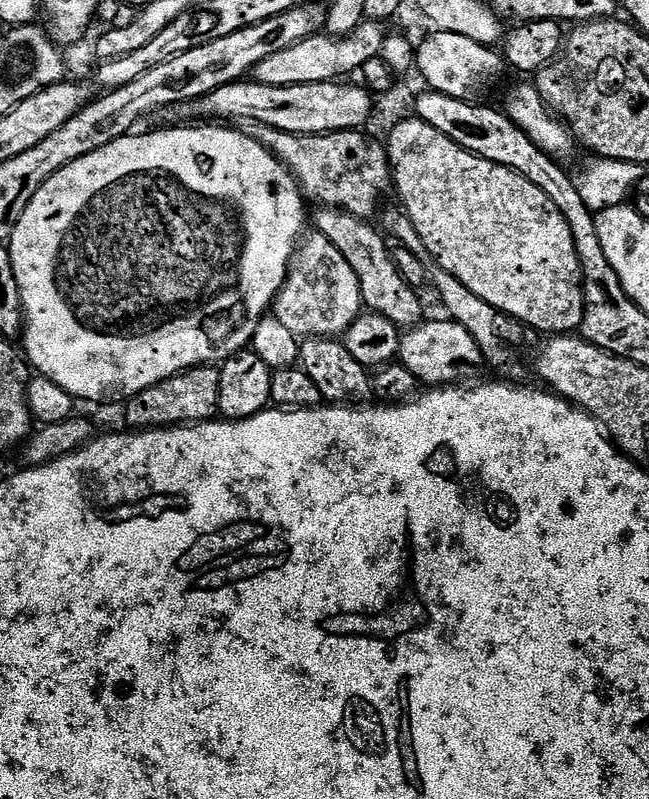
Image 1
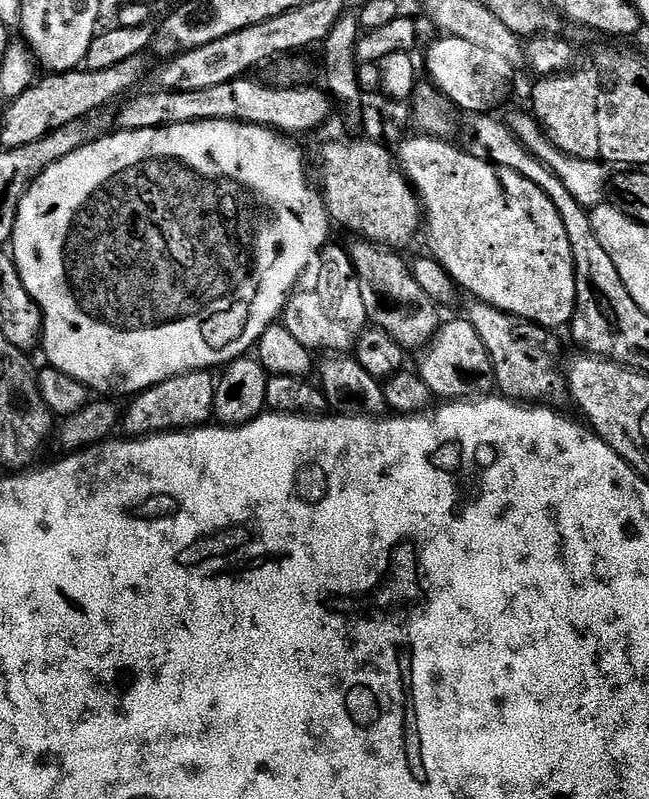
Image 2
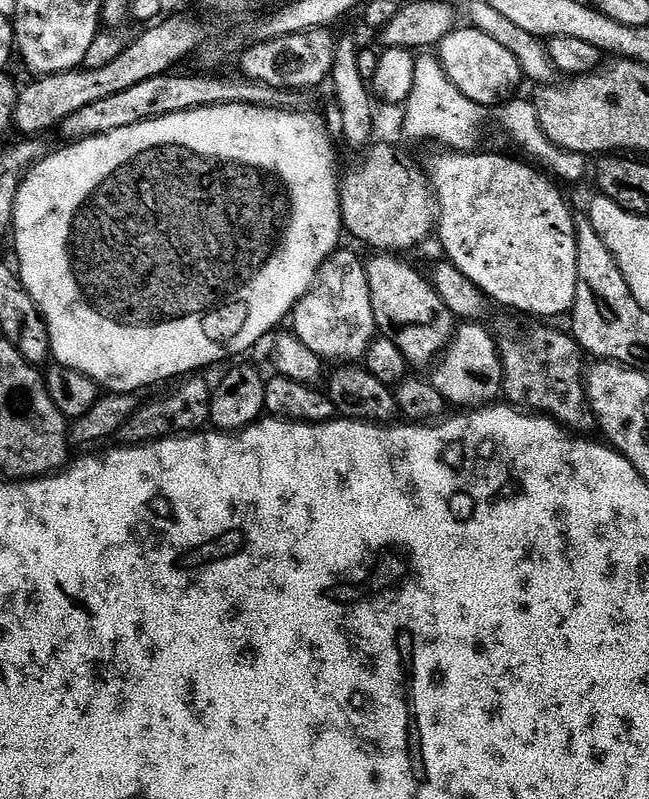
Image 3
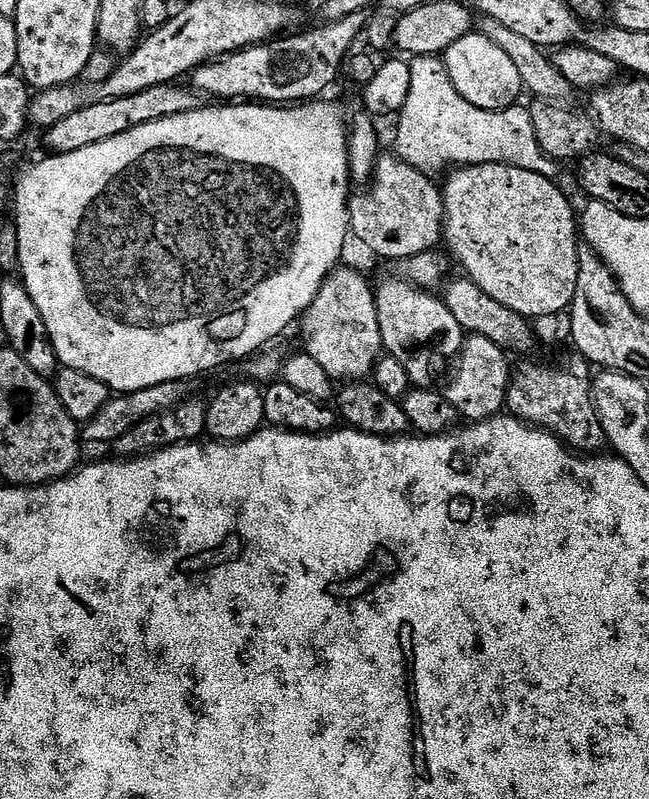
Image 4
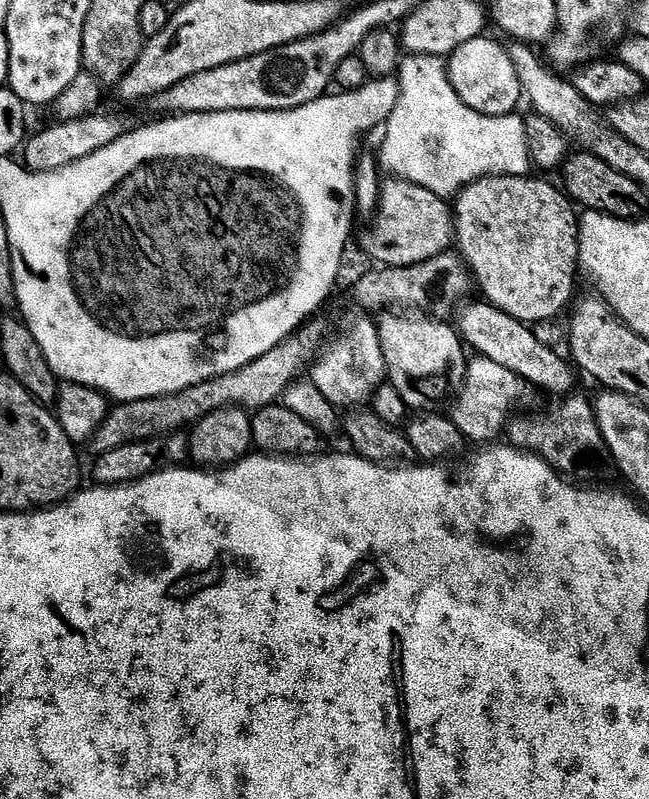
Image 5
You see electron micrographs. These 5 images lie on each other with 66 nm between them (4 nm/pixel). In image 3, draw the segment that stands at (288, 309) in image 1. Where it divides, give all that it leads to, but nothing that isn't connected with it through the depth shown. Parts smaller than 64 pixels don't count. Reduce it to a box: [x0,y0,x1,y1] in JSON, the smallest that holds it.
[290,250,378,362]

